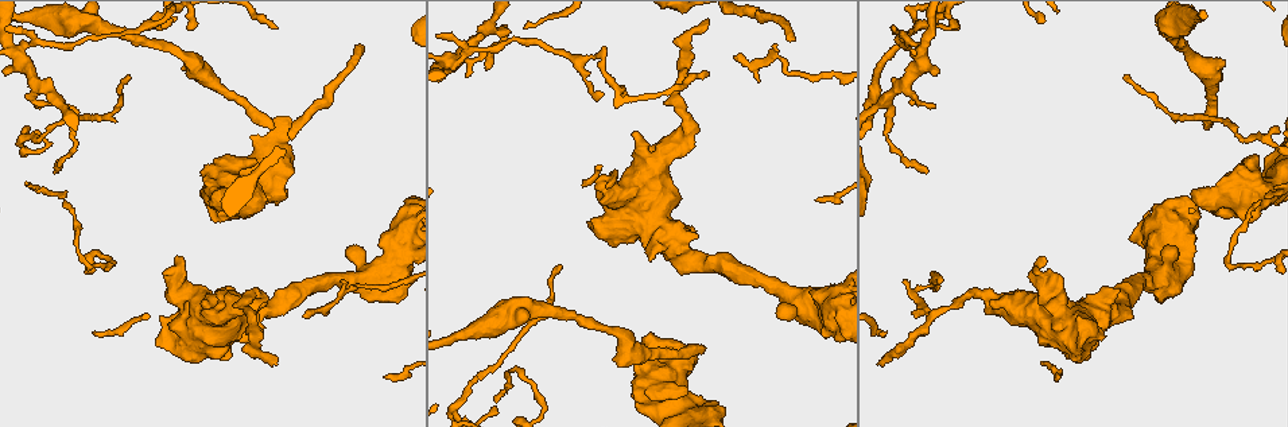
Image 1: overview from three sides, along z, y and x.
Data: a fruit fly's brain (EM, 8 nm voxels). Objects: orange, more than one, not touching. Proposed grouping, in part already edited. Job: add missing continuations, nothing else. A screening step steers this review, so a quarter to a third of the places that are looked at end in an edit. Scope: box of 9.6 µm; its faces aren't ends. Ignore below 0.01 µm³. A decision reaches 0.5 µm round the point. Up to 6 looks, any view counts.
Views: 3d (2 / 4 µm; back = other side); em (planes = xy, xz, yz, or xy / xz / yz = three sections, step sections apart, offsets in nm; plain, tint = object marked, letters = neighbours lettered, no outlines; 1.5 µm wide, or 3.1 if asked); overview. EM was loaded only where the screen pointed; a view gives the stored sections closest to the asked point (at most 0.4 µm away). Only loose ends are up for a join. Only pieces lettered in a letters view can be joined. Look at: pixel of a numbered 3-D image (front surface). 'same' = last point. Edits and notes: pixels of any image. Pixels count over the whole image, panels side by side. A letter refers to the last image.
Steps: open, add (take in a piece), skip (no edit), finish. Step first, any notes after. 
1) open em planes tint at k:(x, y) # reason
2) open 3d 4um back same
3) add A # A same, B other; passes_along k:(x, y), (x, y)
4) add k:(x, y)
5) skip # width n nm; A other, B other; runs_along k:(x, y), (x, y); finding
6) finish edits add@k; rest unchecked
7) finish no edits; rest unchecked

open 3d 2um back at 1:(274, 29) # branch stops here

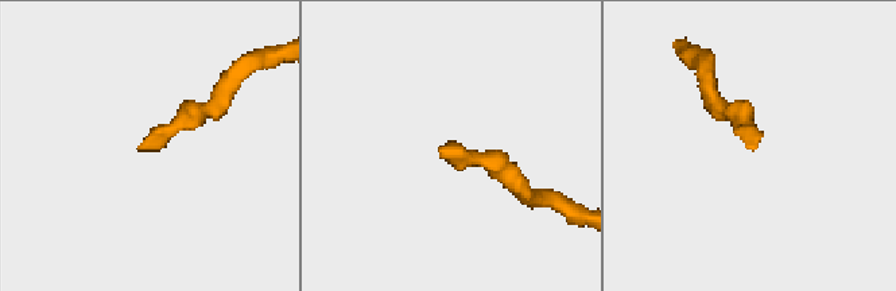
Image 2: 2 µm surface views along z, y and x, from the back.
open em planes tint at 2:(758, 146)

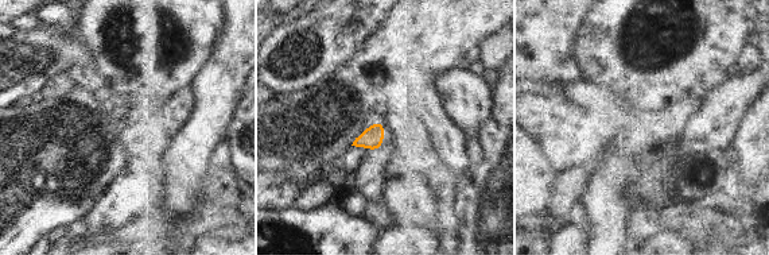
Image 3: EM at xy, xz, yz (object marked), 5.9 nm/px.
open em planes letters same # what lies round it

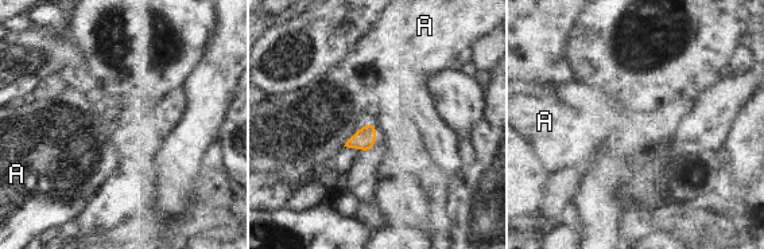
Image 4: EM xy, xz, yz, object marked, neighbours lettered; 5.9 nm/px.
skip # A other; border 4:(372, 121), (361, 125), (342, 146); none of them fits

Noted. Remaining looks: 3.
open em planes letters at 1:(793, 39) # free end

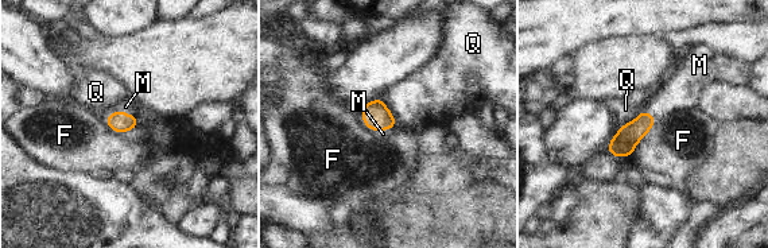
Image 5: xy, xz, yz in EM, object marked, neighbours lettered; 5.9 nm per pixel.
add M # F other, M same, Q other; passes_along 5:(119, 121), (119, 111), (125, 107); the neuron continues

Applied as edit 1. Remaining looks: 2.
open overview

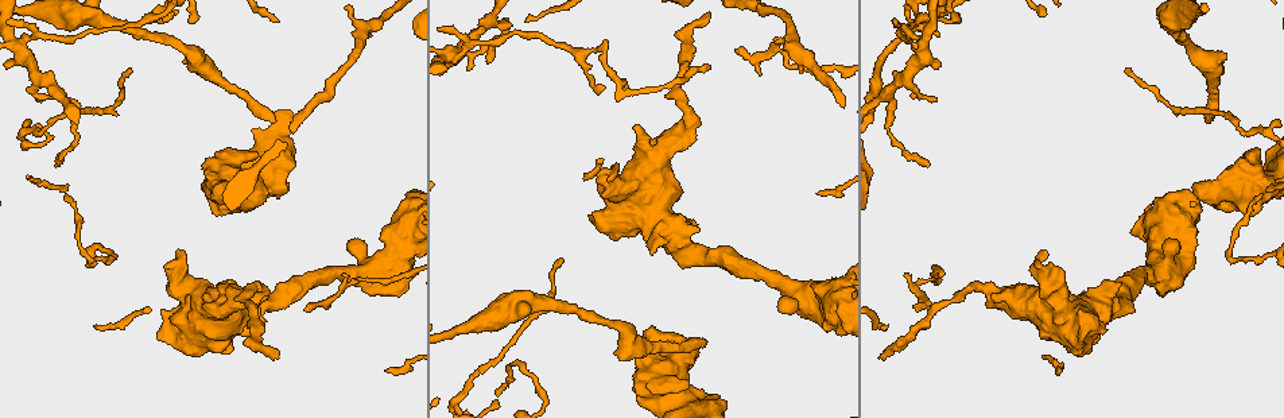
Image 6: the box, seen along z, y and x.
open em planes letters at 6:(563, 262) # tapers out

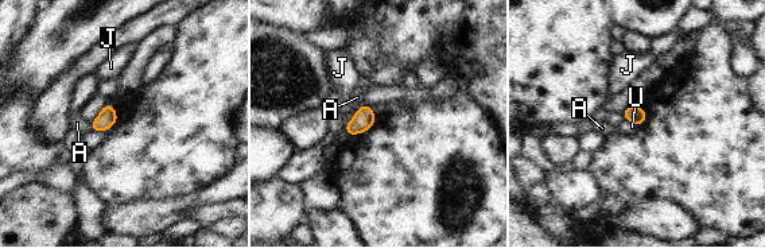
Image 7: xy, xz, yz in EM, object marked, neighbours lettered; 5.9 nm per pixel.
skip # width 110 nm; A other, J other, U other; border 7:(109, 128), (92, 131); no lettered piece goes on from it

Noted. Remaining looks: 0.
finish edits add@5; rest unchecked

